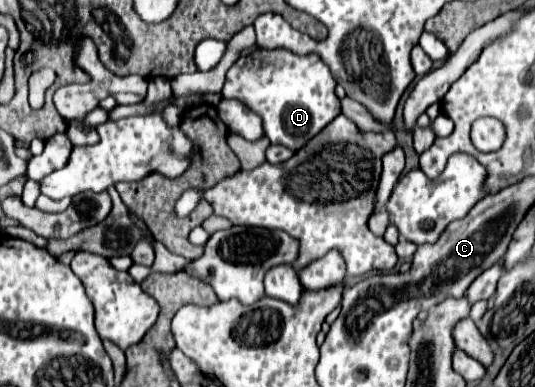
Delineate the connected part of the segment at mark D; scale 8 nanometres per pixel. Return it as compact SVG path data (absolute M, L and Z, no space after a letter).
M258 49L250 57L240 57L230 67L222 95L228 99L238 99L248 109L258 113L264 121L264 135L270 143L298 151L340 115L342 105L334 89L336 81L318 55L298 57L284 49Z

